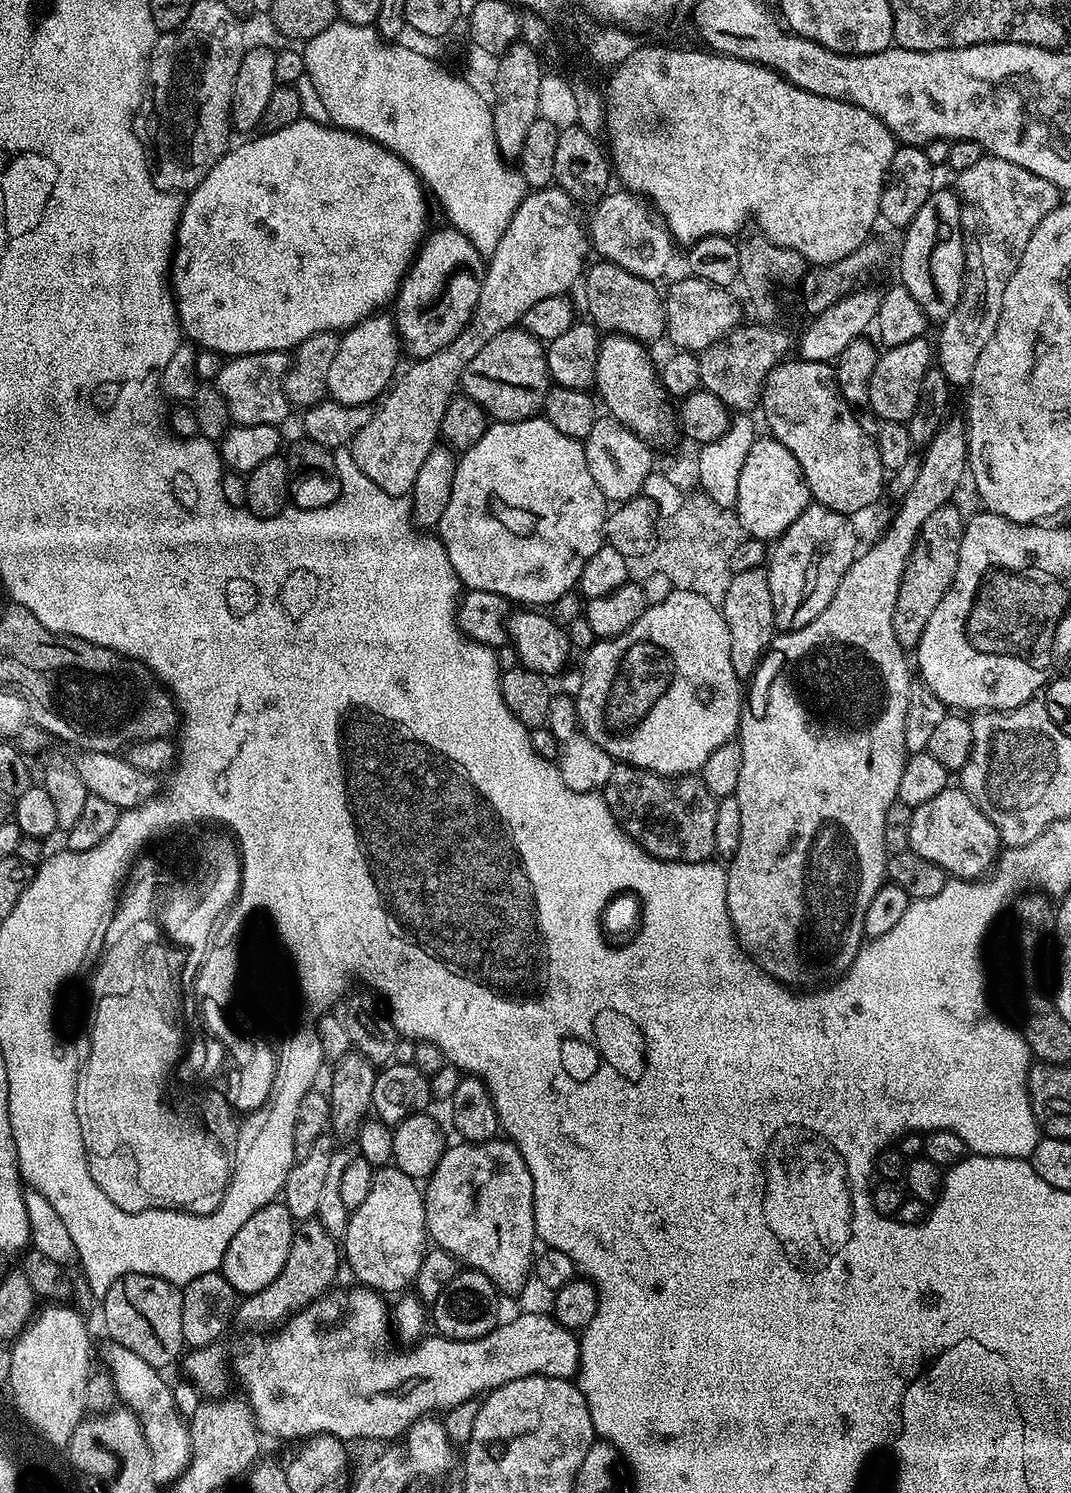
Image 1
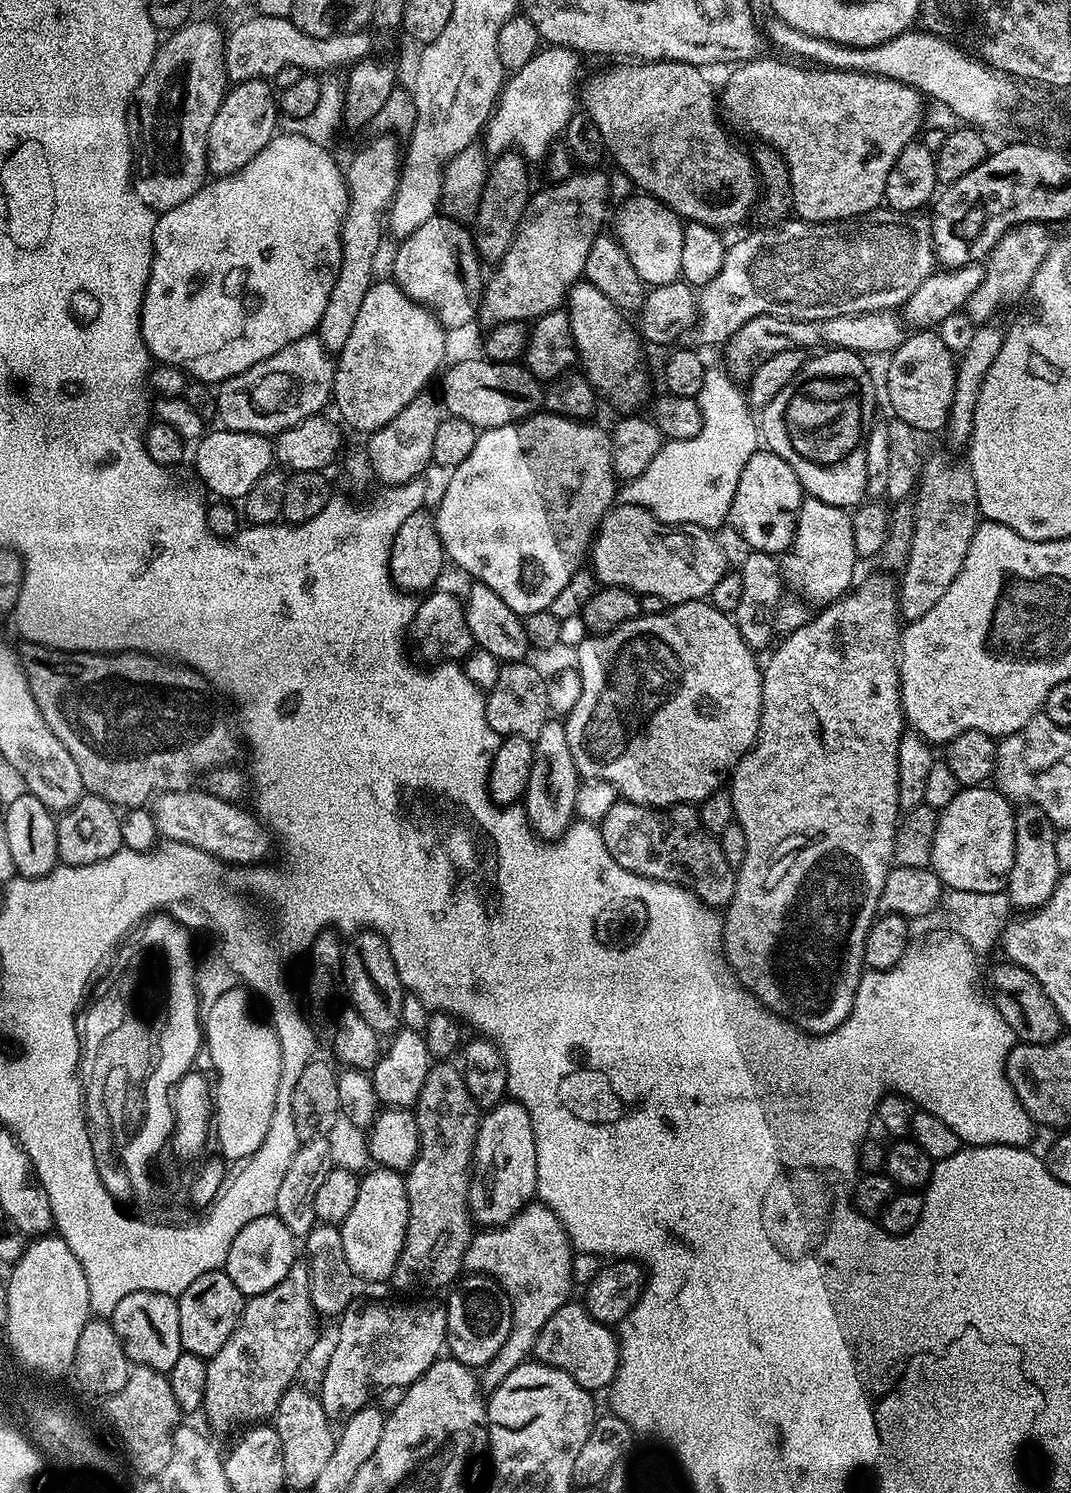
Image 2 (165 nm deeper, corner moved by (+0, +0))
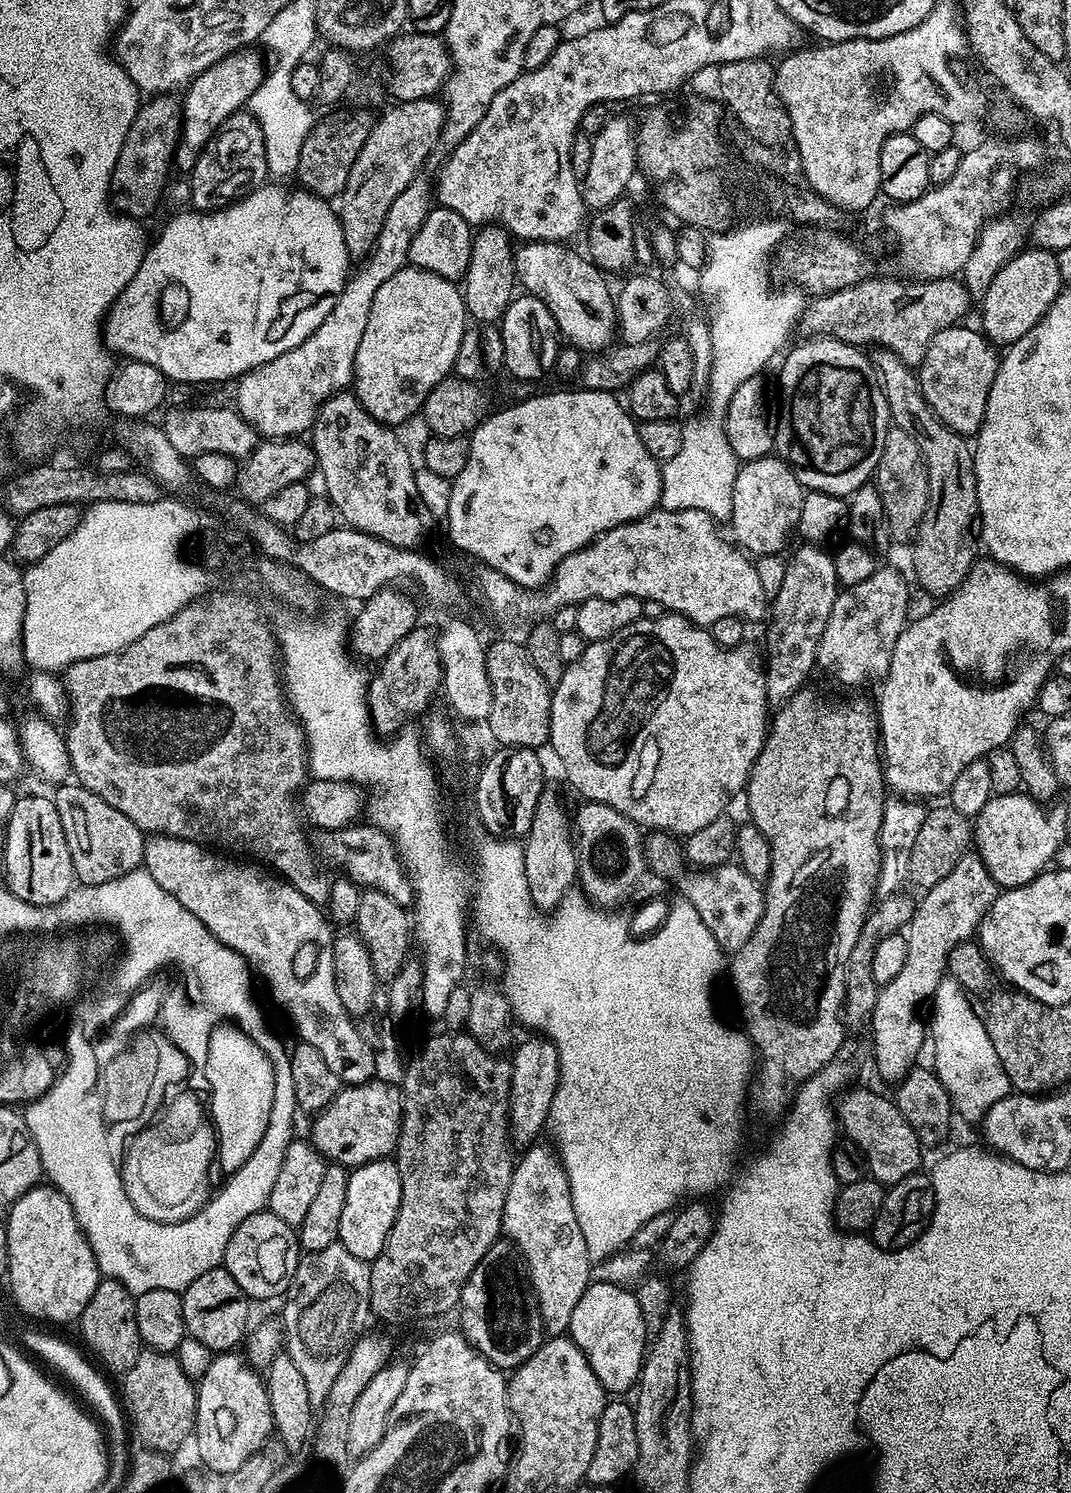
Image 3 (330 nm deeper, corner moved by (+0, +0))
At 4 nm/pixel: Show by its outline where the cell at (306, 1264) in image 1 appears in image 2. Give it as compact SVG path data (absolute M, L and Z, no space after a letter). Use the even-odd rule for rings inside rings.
M297 1260L292 1264L287 1277L278 1282L266 1294L249 1297L245 1303L243 1318L235 1328L225 1346L218 1354L207 1361L207 1378L203 1413L211 1426L218 1432L228 1432L236 1424L256 1424L271 1419L277 1410L278 1402L286 1389L294 1383L302 1362L313 1350L318 1340L318 1313L313 1306L309 1288L309 1270L307 1263Z

